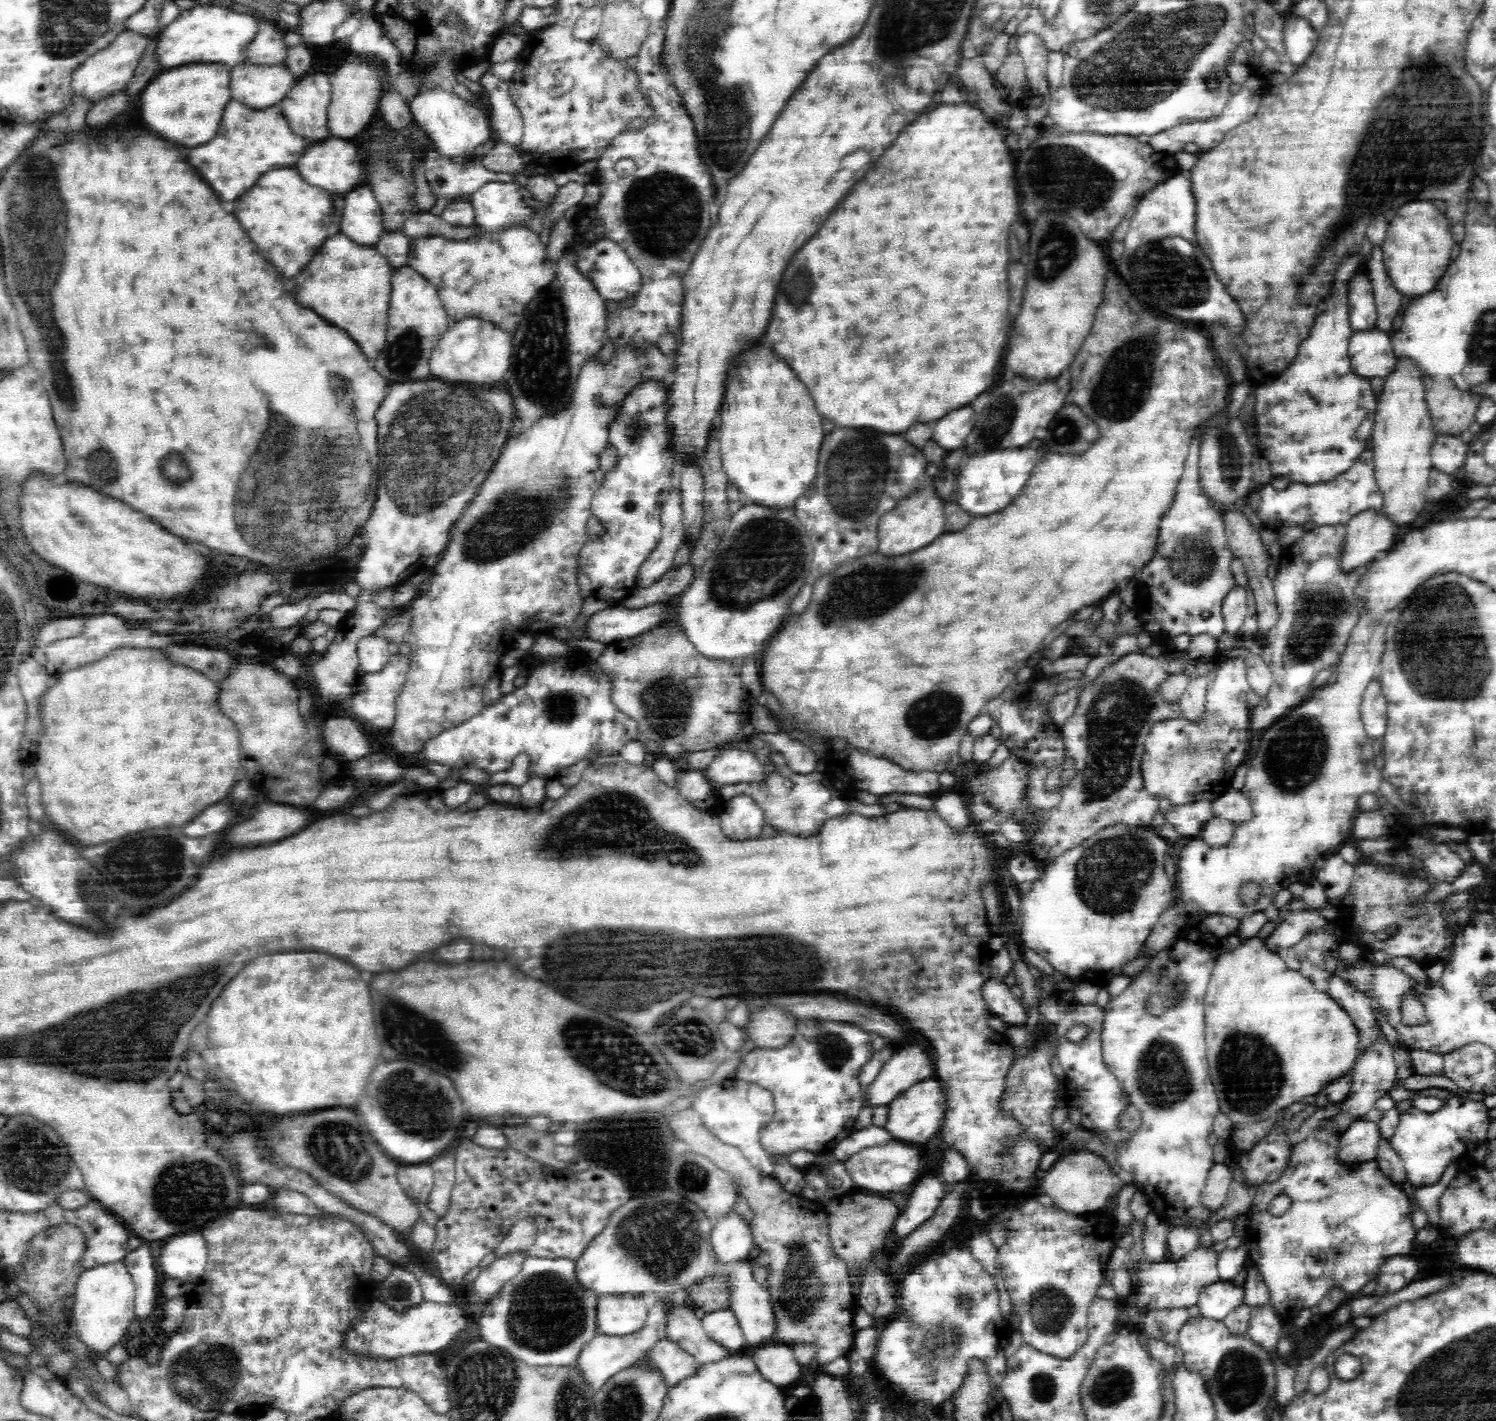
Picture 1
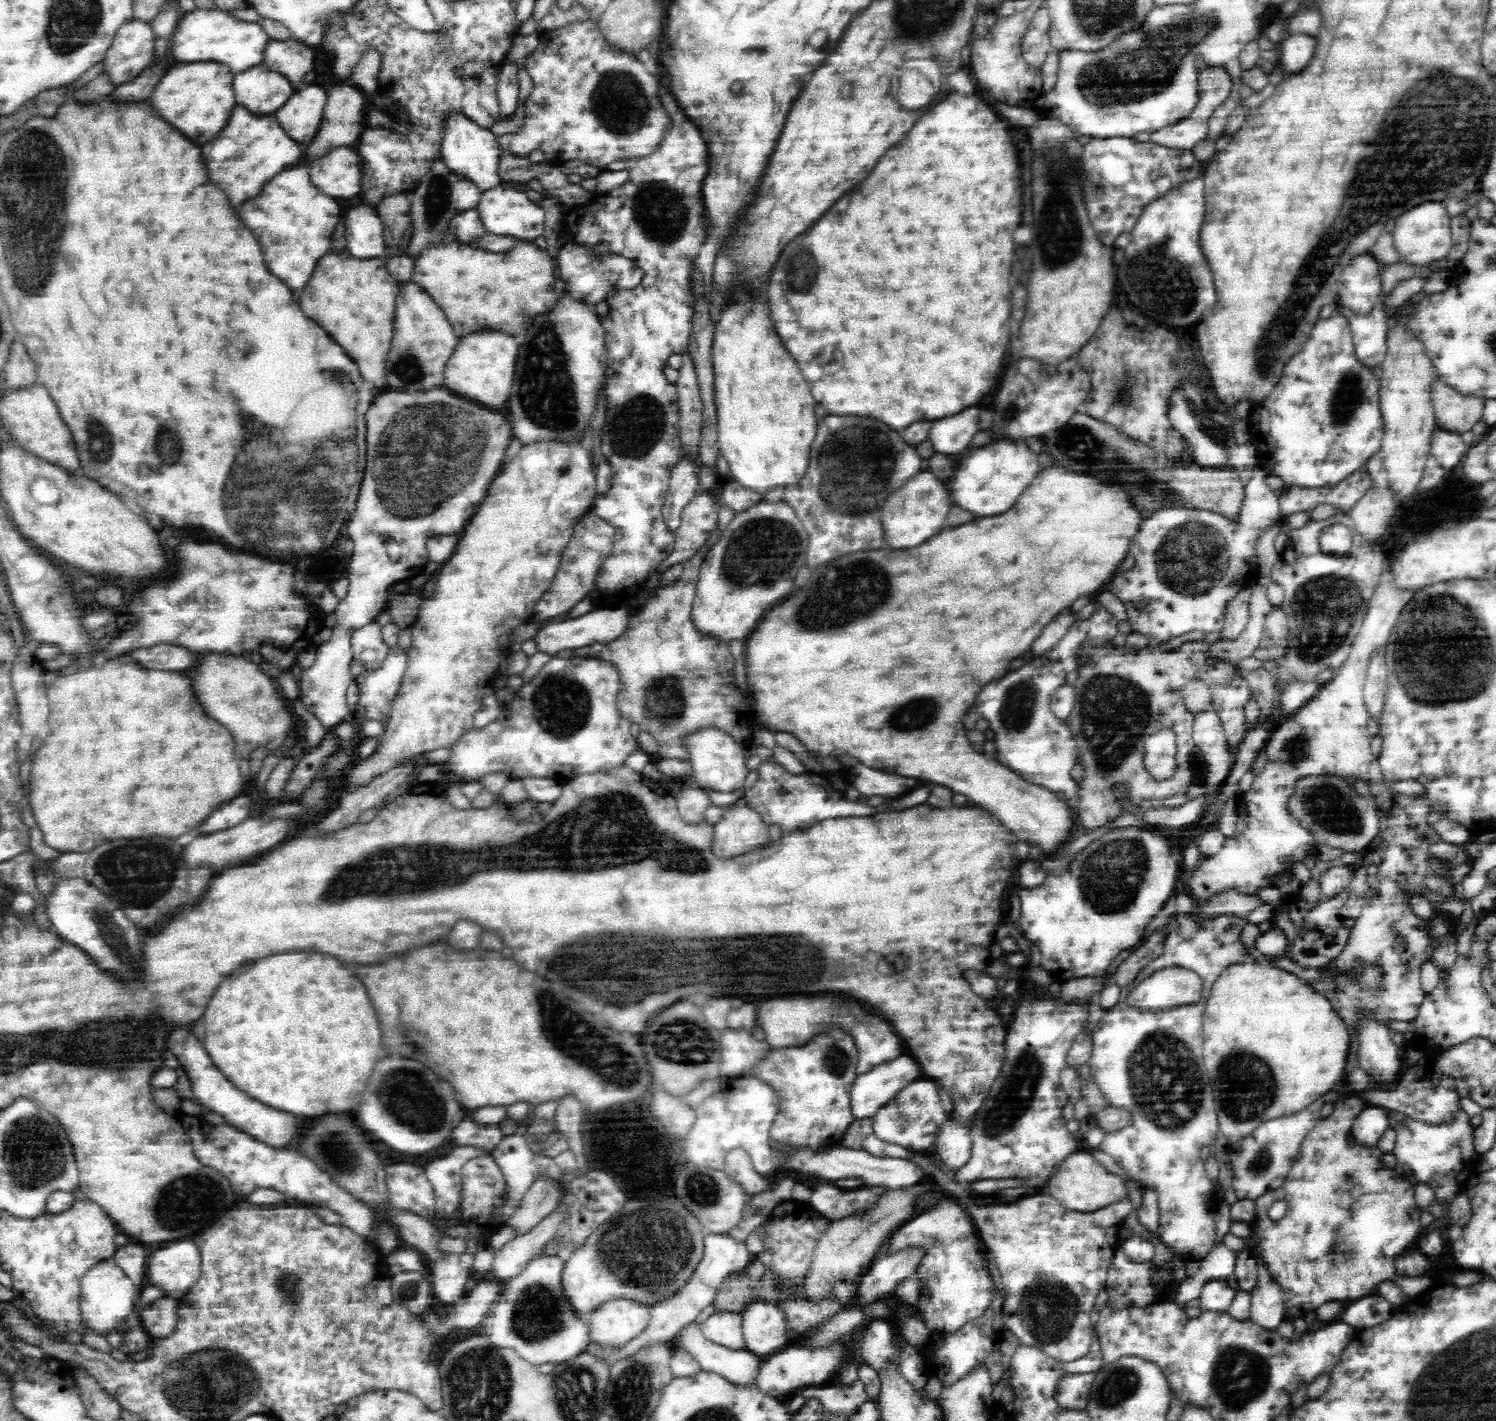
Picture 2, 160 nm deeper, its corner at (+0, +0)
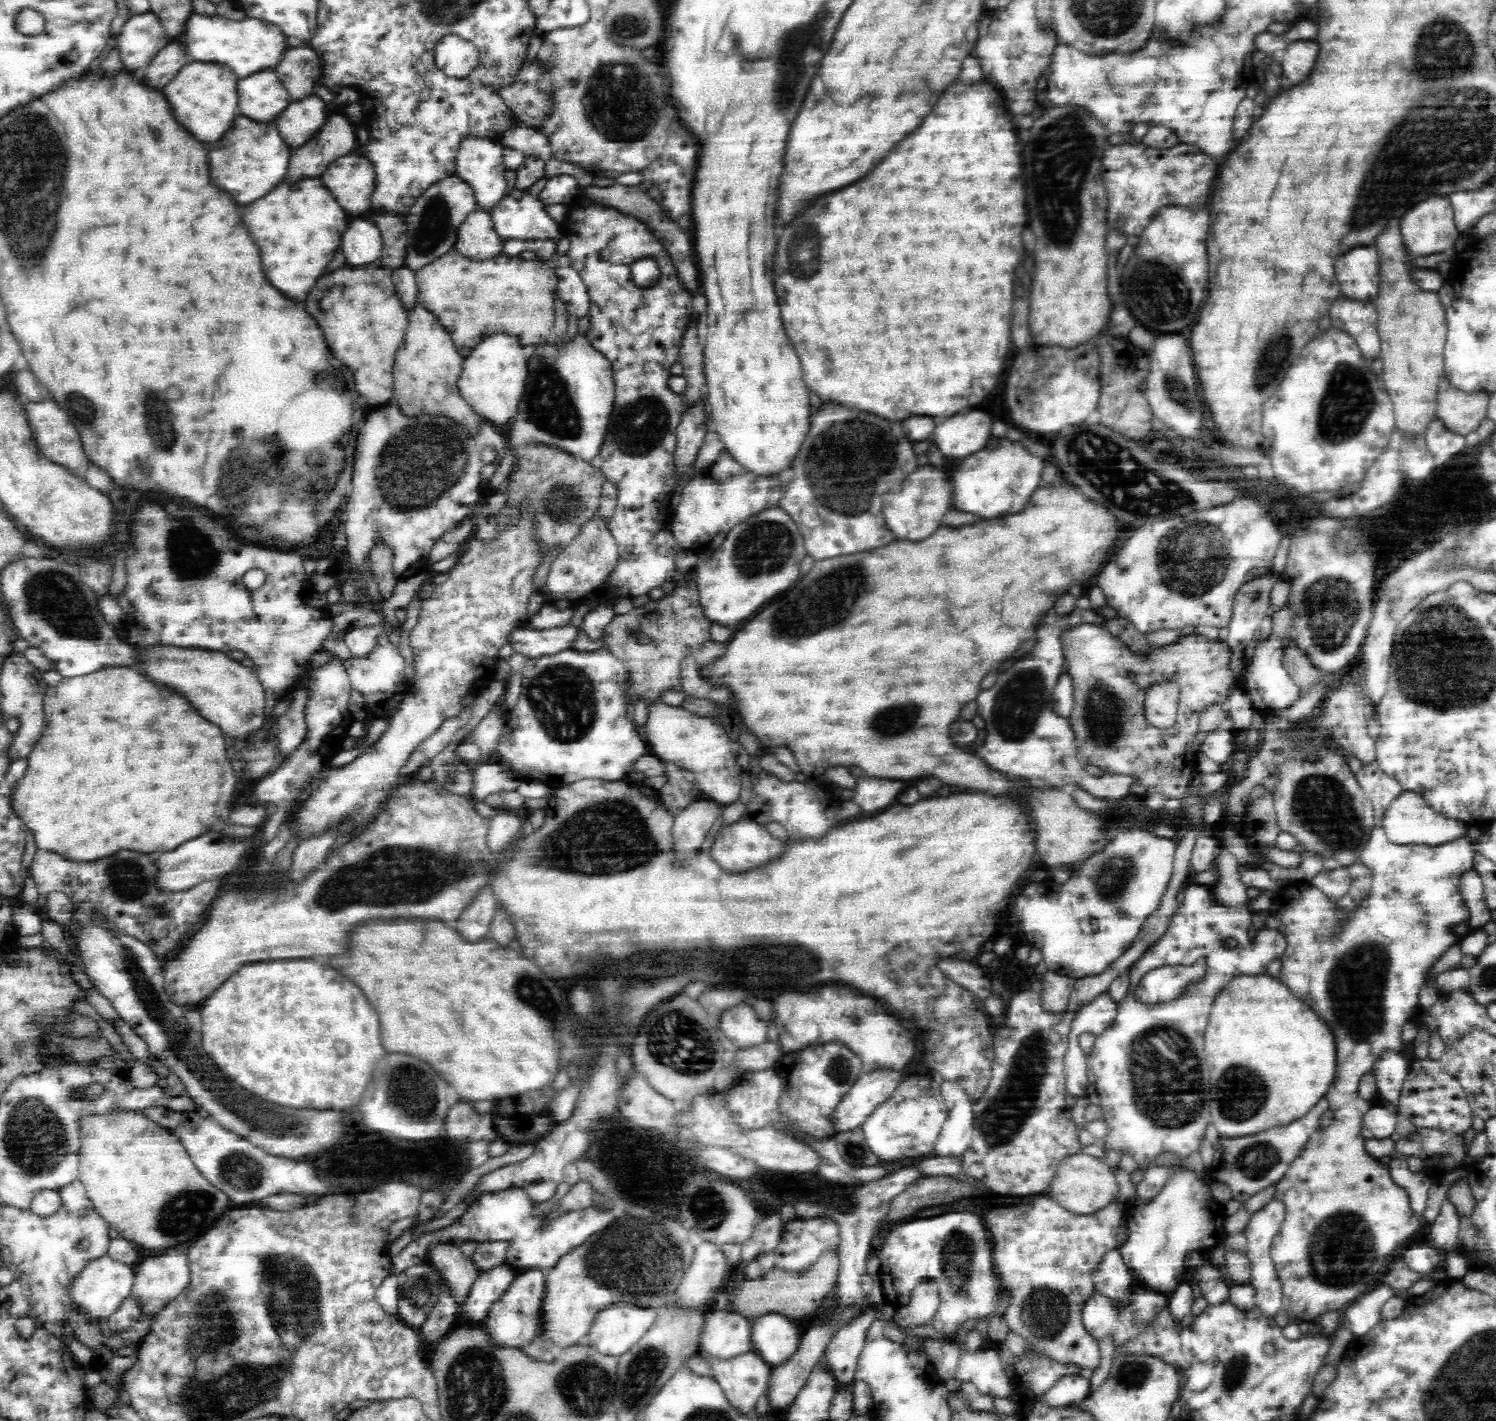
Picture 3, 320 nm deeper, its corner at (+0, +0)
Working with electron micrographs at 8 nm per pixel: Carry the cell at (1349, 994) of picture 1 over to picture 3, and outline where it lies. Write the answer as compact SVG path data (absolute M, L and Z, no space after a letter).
M1386 1051L1375 1060L1371 1072L1379 1090L1378 1101L1388 1100L1396 1106L1396 1114L1400 1113L1401 1090L1409 1073L1409 1065L1404 1056L1394 1051Z

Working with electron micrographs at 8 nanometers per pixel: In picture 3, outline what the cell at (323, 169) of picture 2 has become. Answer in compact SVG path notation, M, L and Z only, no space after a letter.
M354 152L338 157L320 177L338 204L350 216L370 214L375 168L370 159Z

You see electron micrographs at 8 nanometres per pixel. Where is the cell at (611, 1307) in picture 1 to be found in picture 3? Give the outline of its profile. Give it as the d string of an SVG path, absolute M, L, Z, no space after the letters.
M613 1303L595 1316L587 1334L589 1345L604 1356L619 1357L621 1354L628 1352L630 1347L634 1346L645 1335L656 1317L657 1309L654 1306L651 1308L639 1308L637 1305Z

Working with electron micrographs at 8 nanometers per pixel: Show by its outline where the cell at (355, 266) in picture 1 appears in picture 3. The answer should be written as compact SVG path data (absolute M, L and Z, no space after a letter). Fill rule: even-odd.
M377 263L364 265L363 267L340 268L334 274L322 276L314 288L310 290L310 296L306 300L306 310L320 324L322 334L326 336L326 344L332 350L332 356L338 358L339 364L348 366L353 376L355 390L362 404L368 408L387 404L393 398L393 366L395 363L395 352L403 343L407 332L407 311L404 310L390 273L380 268ZM328 298L332 304L326 310L322 300Z

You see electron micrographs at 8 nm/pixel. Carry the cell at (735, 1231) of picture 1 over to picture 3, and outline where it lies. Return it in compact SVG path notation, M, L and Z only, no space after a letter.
M702 1242L695 1248L690 1267L678 1285L678 1305L684 1309L710 1309L722 1286L724 1271L729 1267L718 1245Z

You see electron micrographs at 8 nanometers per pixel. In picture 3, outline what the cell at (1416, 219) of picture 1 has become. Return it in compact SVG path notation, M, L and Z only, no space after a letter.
M1432 196L1430 200L1424 200L1422 204L1406 212L1404 218L1401 218L1400 226L1404 246L1416 257L1451 251L1460 234L1455 225L1451 200L1440 196Z

